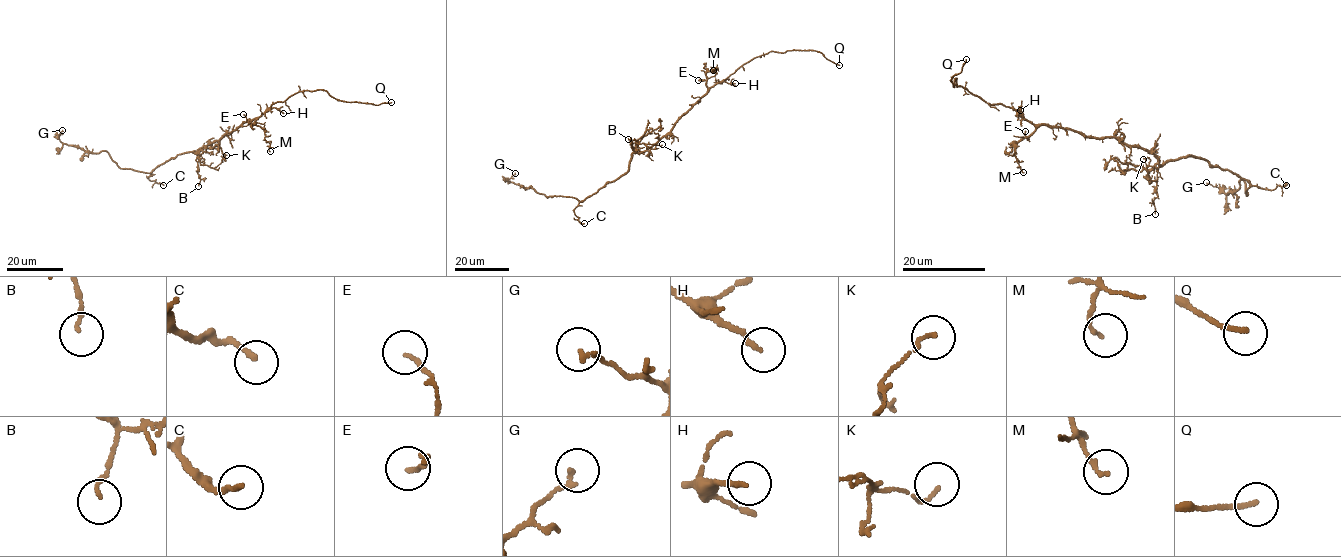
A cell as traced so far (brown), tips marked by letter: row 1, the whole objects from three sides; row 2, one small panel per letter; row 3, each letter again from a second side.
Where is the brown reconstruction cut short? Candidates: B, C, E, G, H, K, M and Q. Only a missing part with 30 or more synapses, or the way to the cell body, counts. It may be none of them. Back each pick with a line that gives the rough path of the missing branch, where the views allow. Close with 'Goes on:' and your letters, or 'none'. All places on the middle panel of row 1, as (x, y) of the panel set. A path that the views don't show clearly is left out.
Q: course (839, 65), (863, 75)
Goes on: Q

